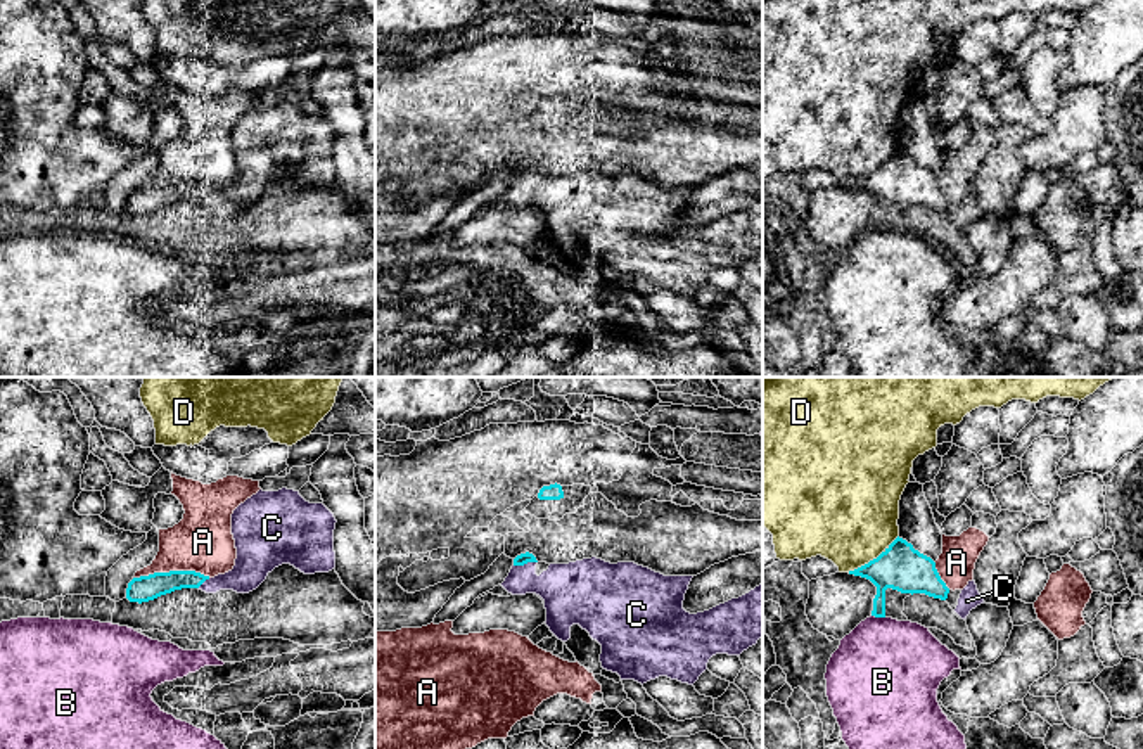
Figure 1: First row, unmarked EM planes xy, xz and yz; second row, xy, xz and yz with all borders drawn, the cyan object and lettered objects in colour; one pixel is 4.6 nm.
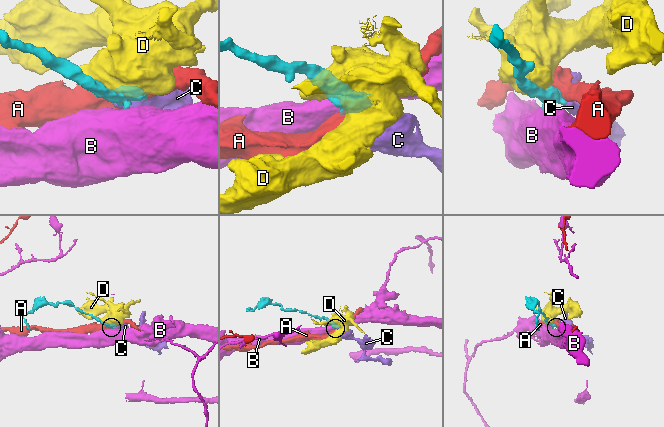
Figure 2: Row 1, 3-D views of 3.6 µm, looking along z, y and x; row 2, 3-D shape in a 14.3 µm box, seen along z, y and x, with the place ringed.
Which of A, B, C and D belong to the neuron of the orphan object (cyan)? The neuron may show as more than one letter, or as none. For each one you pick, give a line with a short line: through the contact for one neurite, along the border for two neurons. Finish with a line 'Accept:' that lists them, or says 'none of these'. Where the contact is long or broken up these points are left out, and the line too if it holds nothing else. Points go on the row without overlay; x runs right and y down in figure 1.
Accept: C

